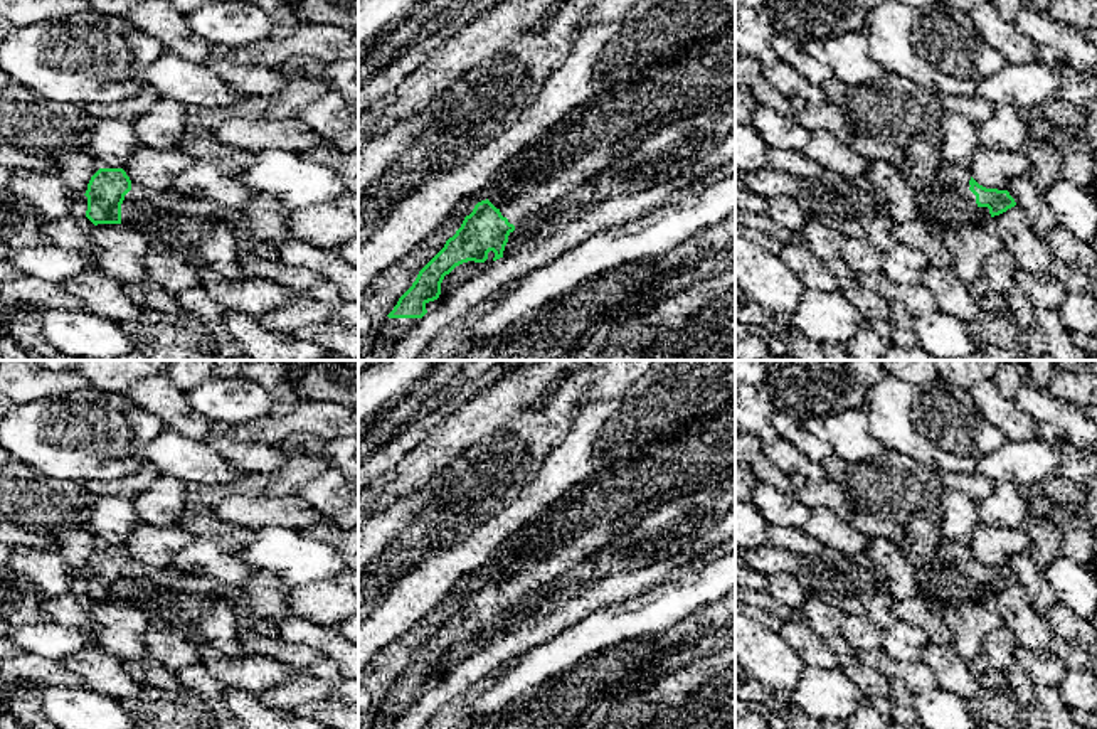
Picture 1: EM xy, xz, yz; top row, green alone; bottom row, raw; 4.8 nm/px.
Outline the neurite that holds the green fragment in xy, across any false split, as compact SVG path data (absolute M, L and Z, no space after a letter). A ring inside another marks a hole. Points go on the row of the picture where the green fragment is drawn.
M99 168L89 180L86 217L94 224L121 224L143 227L163 212L172 209L183 197L172 189L148 189L131 180L123 168Z

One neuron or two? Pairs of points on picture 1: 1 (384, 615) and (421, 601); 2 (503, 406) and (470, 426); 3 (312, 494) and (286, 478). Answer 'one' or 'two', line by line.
1: one
2: one
3: two

